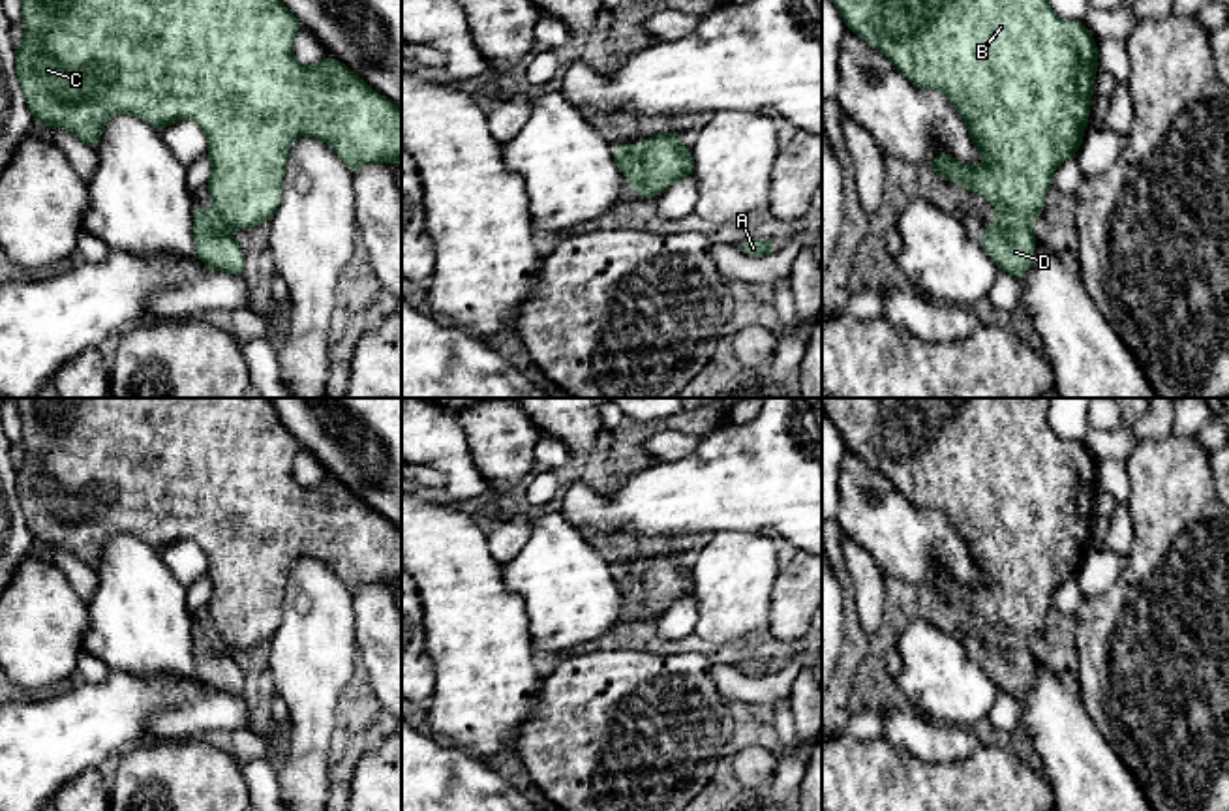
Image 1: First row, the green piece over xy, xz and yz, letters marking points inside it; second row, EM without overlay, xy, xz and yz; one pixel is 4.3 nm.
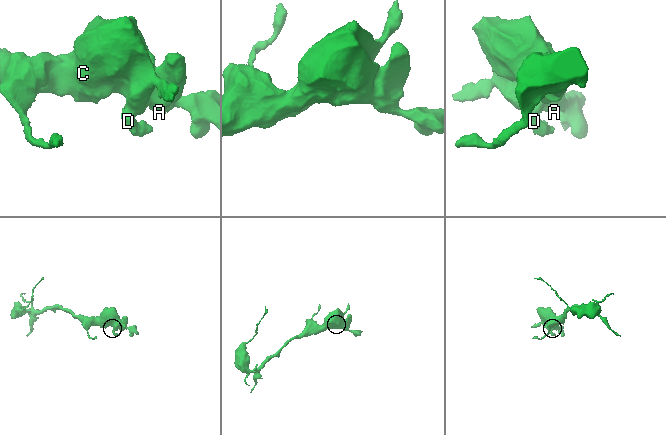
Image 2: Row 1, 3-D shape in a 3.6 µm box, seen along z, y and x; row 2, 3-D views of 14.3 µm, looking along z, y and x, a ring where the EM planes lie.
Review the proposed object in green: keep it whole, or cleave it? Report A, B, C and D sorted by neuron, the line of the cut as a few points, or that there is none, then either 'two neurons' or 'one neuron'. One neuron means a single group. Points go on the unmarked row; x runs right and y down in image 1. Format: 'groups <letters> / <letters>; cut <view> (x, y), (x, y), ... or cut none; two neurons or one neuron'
groups A B C / D; cut yz (997, 637), (1031, 644); two neurons

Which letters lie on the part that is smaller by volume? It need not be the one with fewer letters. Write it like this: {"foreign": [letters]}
{"foreign": ["D"]}

